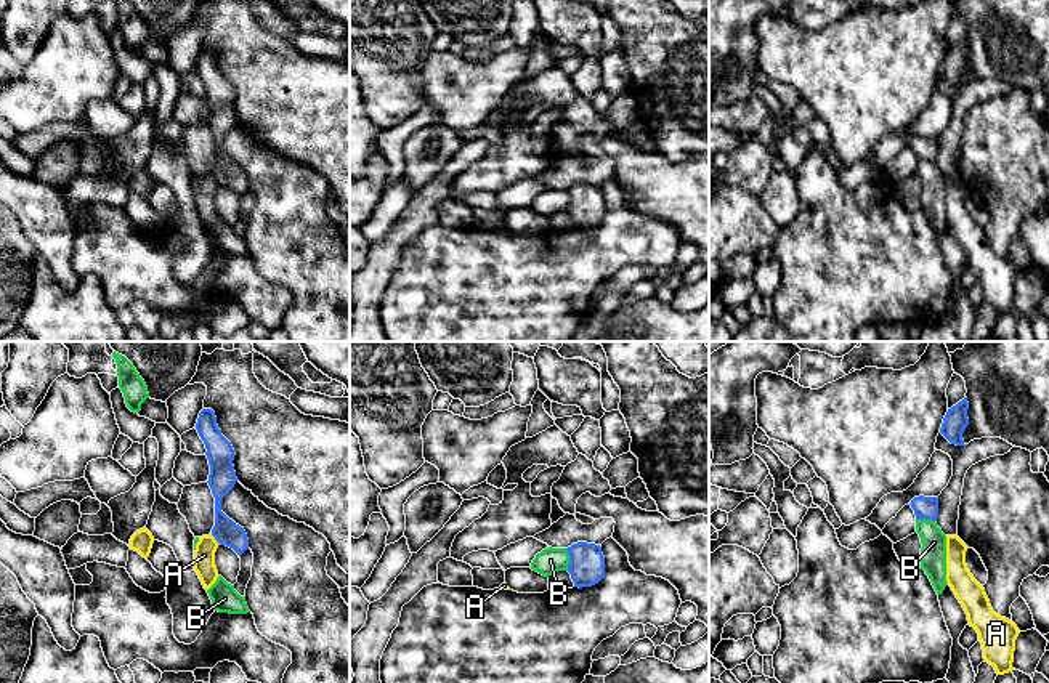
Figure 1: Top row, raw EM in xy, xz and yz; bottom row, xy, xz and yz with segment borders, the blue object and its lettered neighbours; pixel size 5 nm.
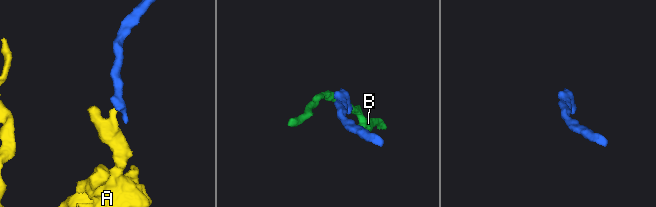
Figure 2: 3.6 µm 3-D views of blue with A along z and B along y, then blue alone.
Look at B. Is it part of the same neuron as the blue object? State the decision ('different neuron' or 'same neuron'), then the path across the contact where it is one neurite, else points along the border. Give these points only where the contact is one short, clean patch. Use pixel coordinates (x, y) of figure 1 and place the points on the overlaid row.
different neuron; border xz (565, 549), (568, 555), (567, 569)

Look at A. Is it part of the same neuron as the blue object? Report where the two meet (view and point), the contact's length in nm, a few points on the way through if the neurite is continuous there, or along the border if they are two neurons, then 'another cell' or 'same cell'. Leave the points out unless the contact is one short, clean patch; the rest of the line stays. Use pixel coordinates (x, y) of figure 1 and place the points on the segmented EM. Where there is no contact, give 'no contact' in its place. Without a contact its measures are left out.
xy (215, 539) | 80 nm | along xy (210, 534), (220, 544) | another cell

